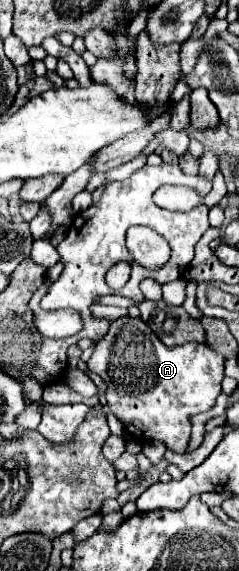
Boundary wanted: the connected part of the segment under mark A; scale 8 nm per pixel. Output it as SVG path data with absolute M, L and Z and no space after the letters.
M117 318L111 322L111 332L93 348L89 358L89 370L99 374L107 384L107 404L111 412L123 422L125 432L137 440L159 440L173 452L183 452L191 436L191 418L199 412L207 412L215 406L221 394L223 380L223 356L217 354L207 344L187 342L179 348L167 348L151 332L151 328L141 318Z

